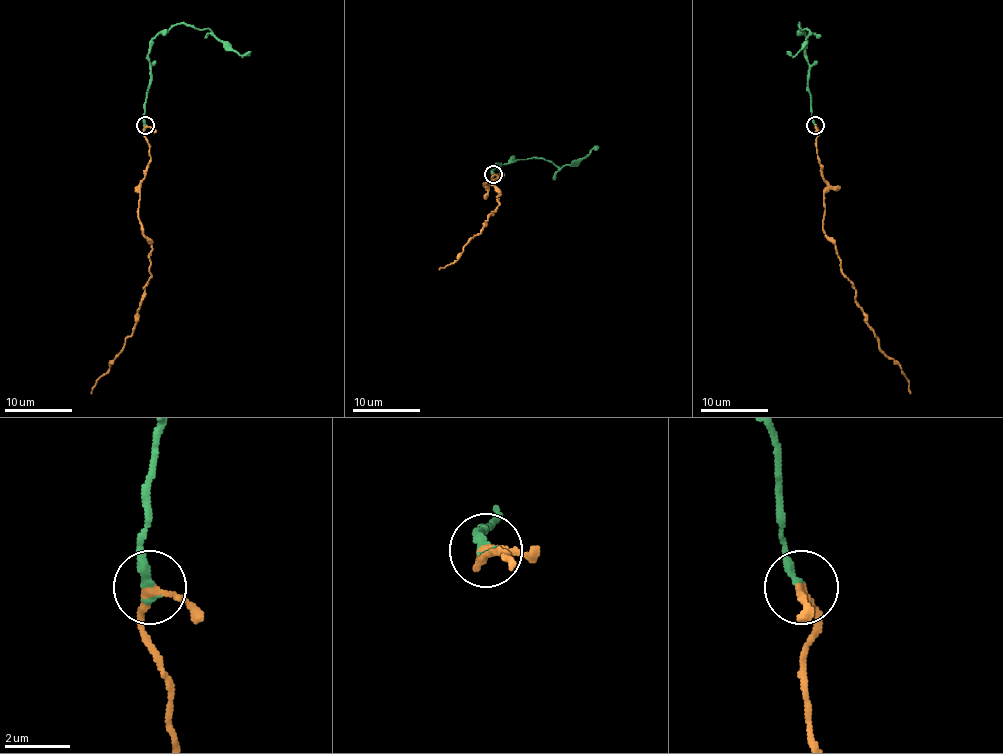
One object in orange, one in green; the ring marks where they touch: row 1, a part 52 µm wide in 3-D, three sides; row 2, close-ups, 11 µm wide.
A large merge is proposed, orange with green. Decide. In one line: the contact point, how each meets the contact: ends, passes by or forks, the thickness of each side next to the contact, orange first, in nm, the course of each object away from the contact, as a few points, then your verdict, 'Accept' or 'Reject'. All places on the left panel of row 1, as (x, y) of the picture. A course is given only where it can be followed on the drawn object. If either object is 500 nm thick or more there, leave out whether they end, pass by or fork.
Place: (145, 125). At the ring orange passes by. At the ring green ends. Thickness 220 nm (orange) against 280 nm. Course of orange: (145, 125), (143, 137), (150, 162), (140, 186), (140, 225), (151, 245), (150, 269), (136, 325), (90, 393). Course of green: (145, 125), (148, 50), (160, 33), (185, 23), (211, 31), (240, 55), (250, 52). Accept

